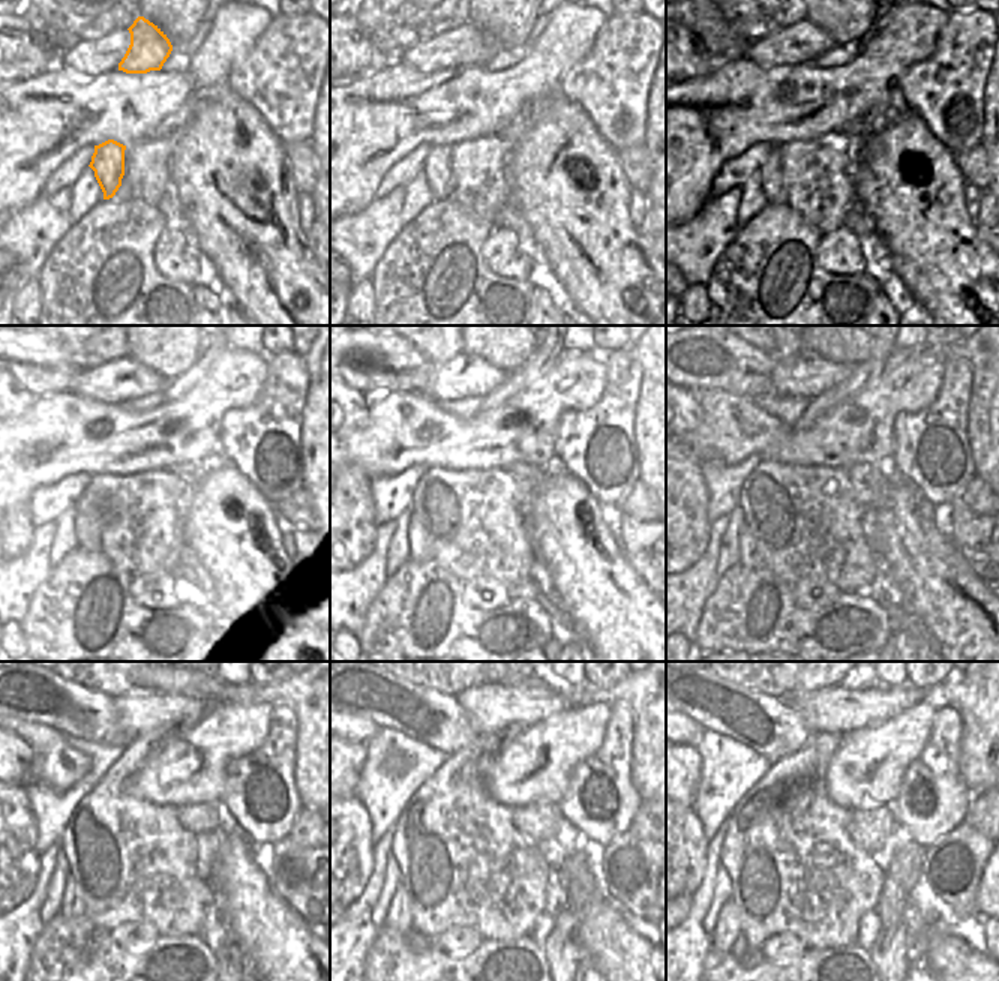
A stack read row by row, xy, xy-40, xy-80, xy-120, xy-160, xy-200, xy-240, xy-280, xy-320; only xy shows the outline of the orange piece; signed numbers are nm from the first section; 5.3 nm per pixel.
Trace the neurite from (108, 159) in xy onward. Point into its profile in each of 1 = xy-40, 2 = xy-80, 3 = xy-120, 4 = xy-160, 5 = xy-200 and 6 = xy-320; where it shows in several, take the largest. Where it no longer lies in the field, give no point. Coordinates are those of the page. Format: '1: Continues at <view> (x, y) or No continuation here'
1: Continues at xy-40 (438, 165)
2: Continues at xy-80 (770, 171)
3: Continues at xy-120 (86, 531)
4: Continues at xy-160 (419, 546)
5: Continues at xy-200 (749, 554)
6: Continues at xy-320 (728, 924)

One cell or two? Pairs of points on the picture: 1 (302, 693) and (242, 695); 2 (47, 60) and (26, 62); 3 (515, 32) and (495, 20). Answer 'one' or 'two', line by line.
1: one
2: one
3: one

